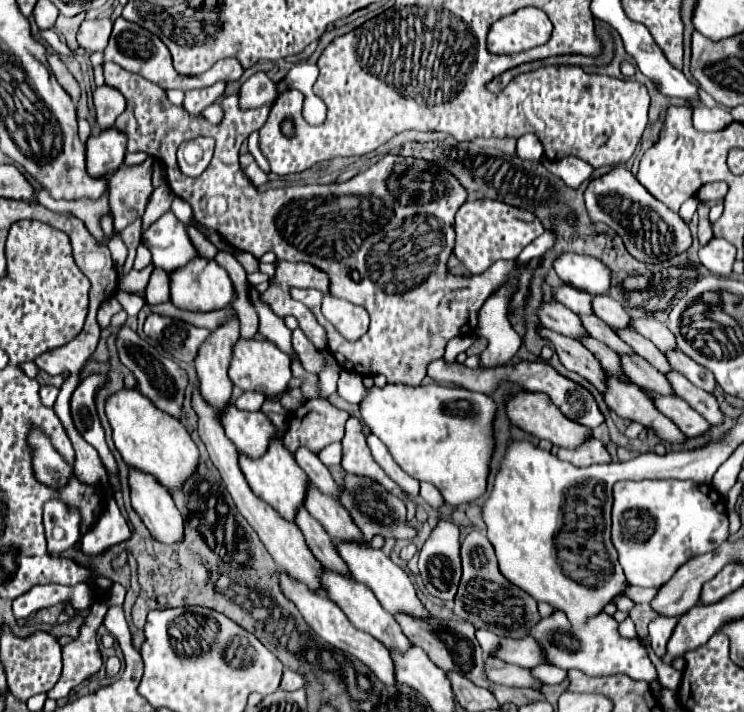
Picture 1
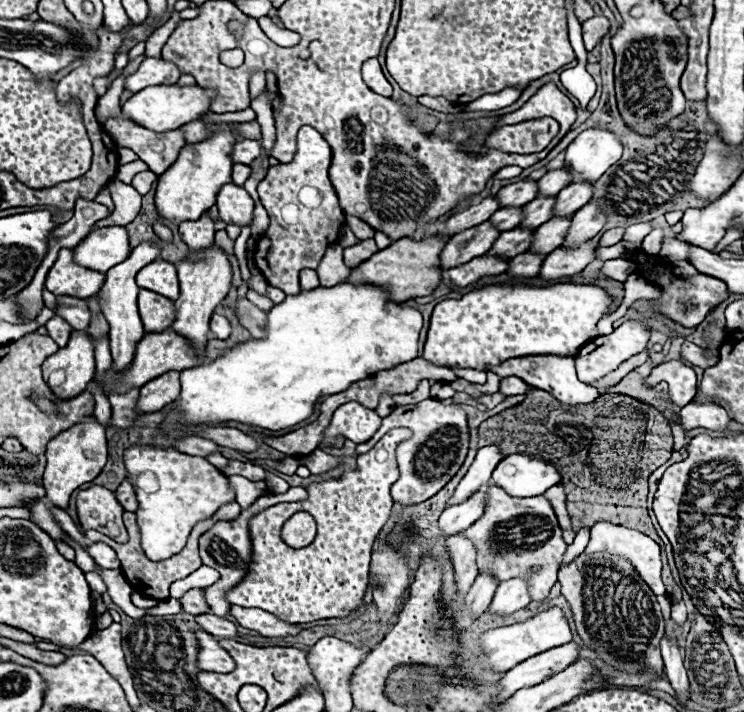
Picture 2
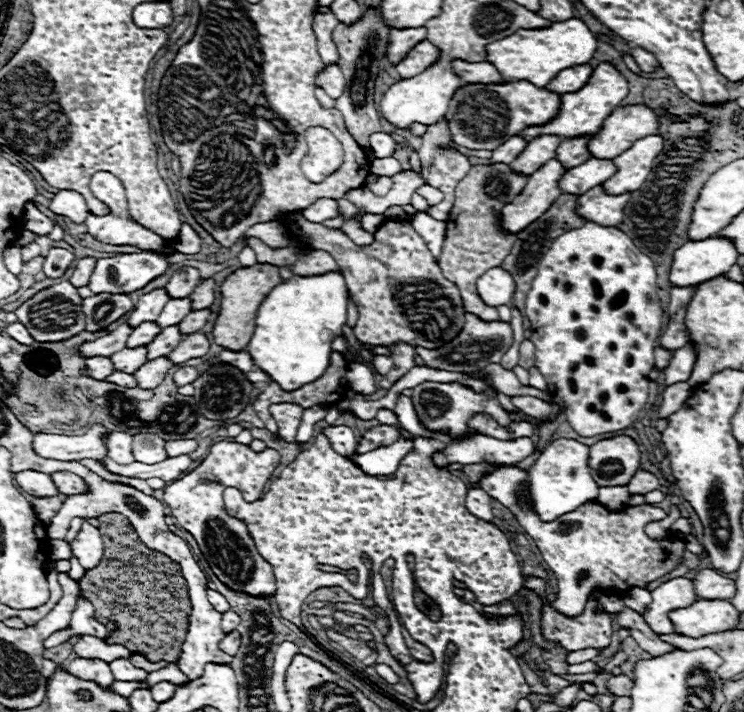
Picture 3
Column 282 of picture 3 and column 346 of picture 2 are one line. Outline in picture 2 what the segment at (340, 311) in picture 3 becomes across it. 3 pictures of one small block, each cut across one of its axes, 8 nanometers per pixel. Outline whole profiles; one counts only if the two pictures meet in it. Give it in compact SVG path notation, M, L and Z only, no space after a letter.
M342 282L330 288L318 286L314 290L304 290L296 296L286 296L284 302L276 304L266 314L266 320L268 326L264 340L250 340L234 348L226 348L212 364L180 372L182 392L162 424L164 432L180 432L188 426L226 420L282 430L306 420L312 414L316 400L344 392L352 382L372 378L382 370L392 370L418 358L422 314L416 308L392 302L382 286Z

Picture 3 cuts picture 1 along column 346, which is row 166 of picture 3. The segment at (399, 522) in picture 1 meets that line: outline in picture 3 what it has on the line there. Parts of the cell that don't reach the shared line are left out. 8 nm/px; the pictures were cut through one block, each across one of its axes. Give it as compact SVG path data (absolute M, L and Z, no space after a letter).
M498 162L498 164L472 166L466 178L462 178L456 188L456 202L450 212L448 232L440 254L440 266L446 278L450 278L458 286L466 312L484 318L484 322L498 320L498 310L482 302L482 298L476 292L476 280L486 270L500 266L504 258L510 254L514 242L518 240L518 234L500 232L500 214L502 214L502 206L512 202L524 190L526 182L528 176L514 172L510 164Z

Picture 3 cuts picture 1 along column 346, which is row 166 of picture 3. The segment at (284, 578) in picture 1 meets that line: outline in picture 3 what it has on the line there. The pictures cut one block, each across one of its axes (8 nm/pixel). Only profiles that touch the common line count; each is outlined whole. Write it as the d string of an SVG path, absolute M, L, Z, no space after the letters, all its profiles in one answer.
M658 134L636 140L634 146L630 146L626 152L614 158L618 172L614 174L614 178L610 178L610 182L604 182L606 192L622 194L626 190L630 192L638 190L652 172L654 160L662 152L662 148L664 148L664 138Z

